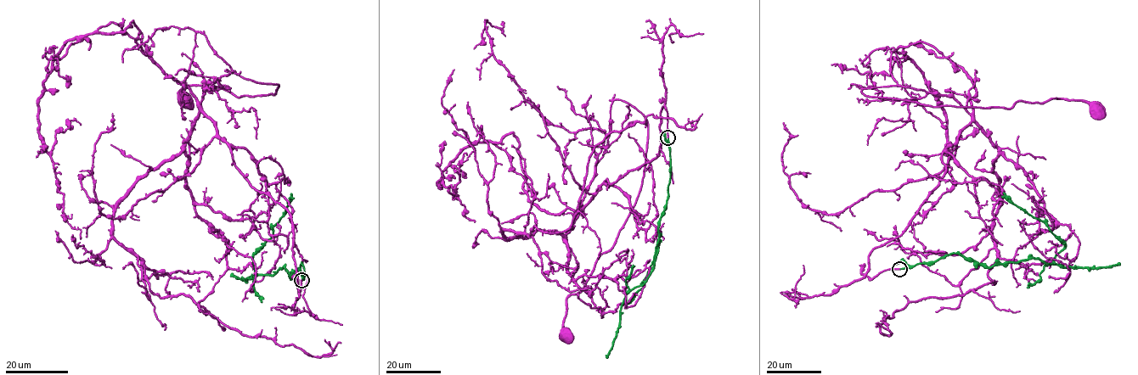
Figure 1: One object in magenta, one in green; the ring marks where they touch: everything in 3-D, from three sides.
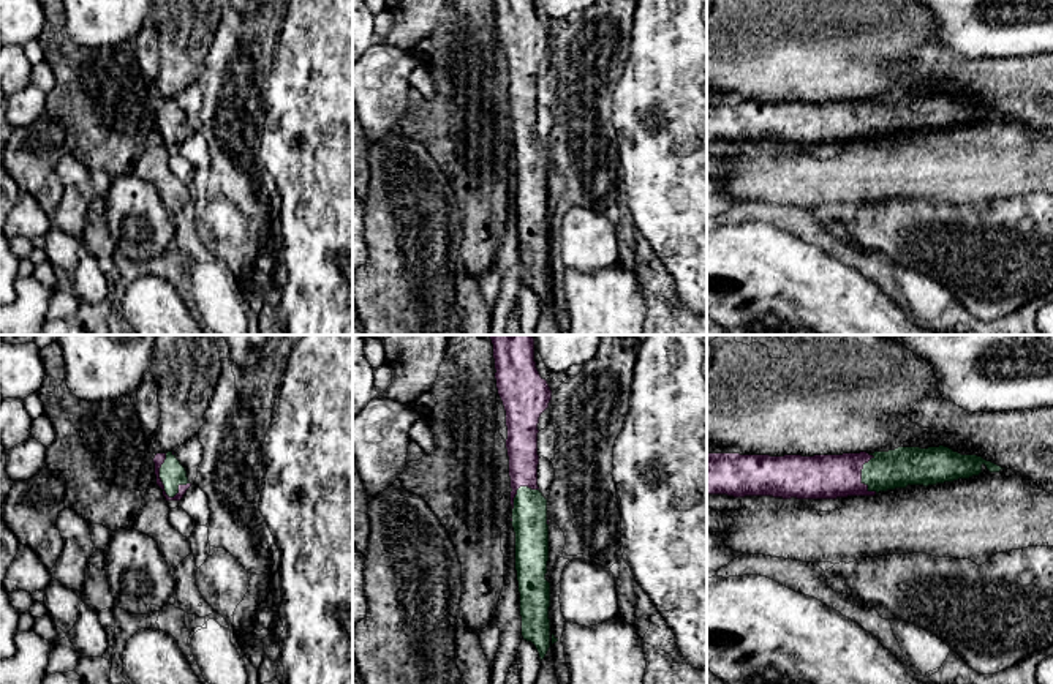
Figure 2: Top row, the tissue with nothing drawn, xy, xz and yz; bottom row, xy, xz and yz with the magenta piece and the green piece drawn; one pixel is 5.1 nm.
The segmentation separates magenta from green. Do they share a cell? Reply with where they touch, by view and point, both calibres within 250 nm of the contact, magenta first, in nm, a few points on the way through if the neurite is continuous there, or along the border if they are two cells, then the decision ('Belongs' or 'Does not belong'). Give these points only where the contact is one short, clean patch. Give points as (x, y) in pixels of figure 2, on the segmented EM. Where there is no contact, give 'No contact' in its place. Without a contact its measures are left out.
Touches magenta at xy (158, 477). Thickness 60 nm (magenta) against 130 nm. Does not belong

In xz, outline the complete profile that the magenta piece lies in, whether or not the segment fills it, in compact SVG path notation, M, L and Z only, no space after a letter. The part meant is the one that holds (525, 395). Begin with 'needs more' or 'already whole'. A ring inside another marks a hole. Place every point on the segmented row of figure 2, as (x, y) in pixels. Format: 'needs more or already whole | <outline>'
already whole | M490 335L498 395L506 411L511 505L520 487L538 487L538 423L552 390L534 362L533 335Z

